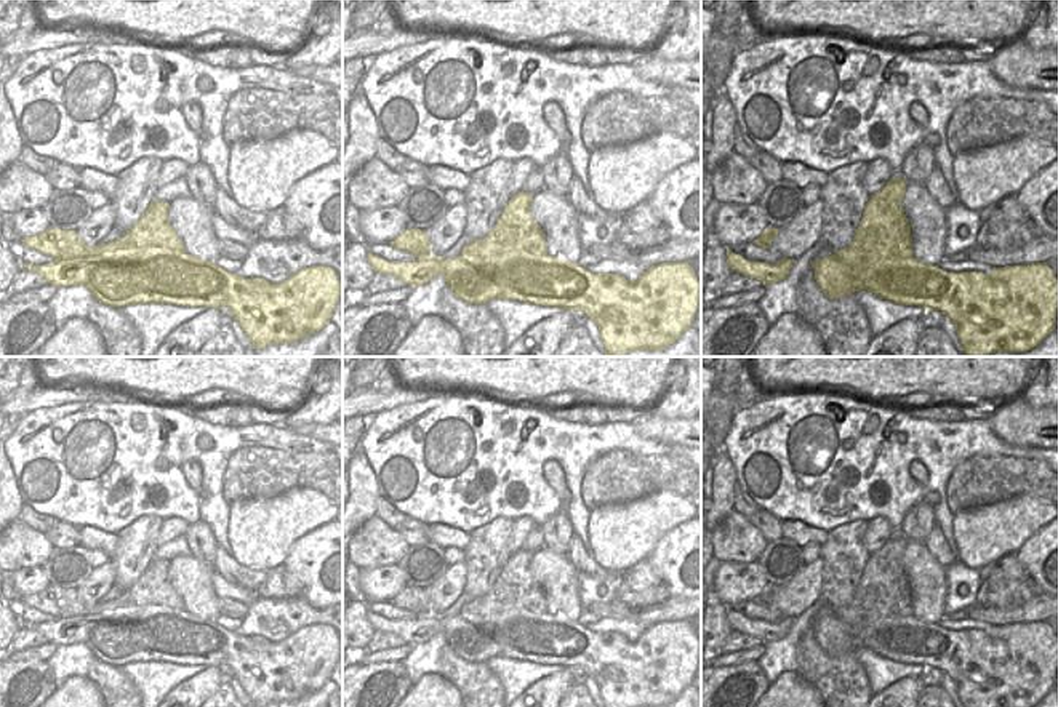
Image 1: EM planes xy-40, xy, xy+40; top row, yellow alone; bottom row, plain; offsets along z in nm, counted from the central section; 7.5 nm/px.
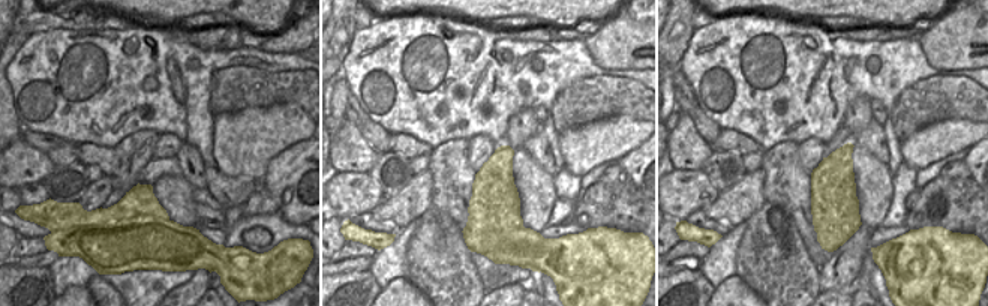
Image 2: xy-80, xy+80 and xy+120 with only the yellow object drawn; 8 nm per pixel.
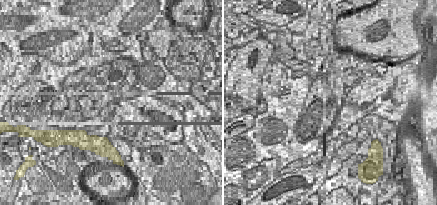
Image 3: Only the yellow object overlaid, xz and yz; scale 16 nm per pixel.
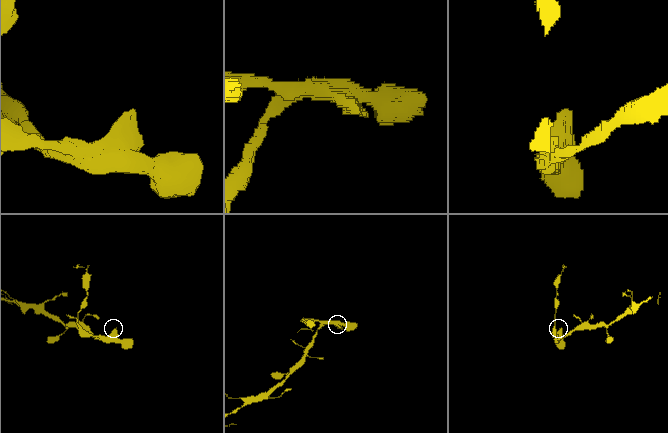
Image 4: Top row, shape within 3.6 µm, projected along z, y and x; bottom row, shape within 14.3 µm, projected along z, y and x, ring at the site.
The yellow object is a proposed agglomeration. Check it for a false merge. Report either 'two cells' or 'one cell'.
two cells

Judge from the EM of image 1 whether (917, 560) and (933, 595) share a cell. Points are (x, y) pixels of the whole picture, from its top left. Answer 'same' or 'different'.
same

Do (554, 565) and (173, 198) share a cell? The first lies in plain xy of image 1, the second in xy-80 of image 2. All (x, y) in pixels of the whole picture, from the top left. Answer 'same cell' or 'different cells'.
same cell

